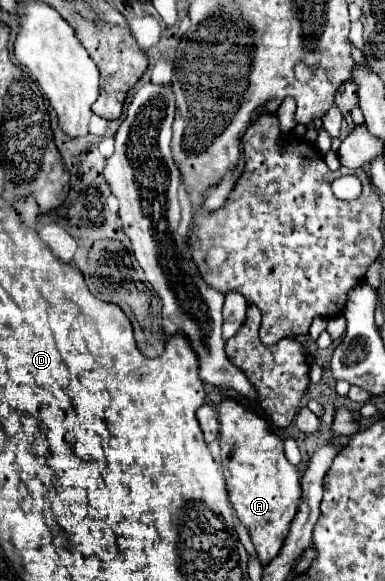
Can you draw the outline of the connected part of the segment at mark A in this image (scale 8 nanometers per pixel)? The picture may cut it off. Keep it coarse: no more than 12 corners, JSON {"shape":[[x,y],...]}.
{"shape":[[222,397],[220,463],[260,563],[296,515],[300,475],[270,423]]}

